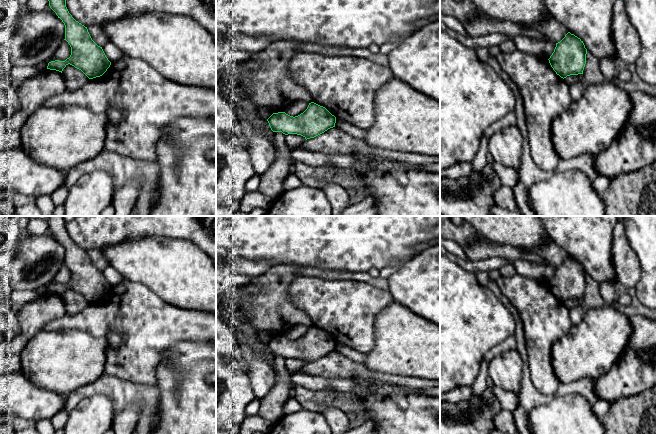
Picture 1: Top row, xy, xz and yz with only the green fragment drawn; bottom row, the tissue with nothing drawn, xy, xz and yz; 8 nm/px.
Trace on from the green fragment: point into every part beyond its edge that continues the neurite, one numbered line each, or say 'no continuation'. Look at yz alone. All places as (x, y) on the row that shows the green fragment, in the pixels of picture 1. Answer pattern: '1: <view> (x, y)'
no continuation

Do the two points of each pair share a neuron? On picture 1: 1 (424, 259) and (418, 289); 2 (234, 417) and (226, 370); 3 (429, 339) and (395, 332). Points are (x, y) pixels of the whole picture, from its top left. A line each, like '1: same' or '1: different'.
1: same
2: same
3: same

